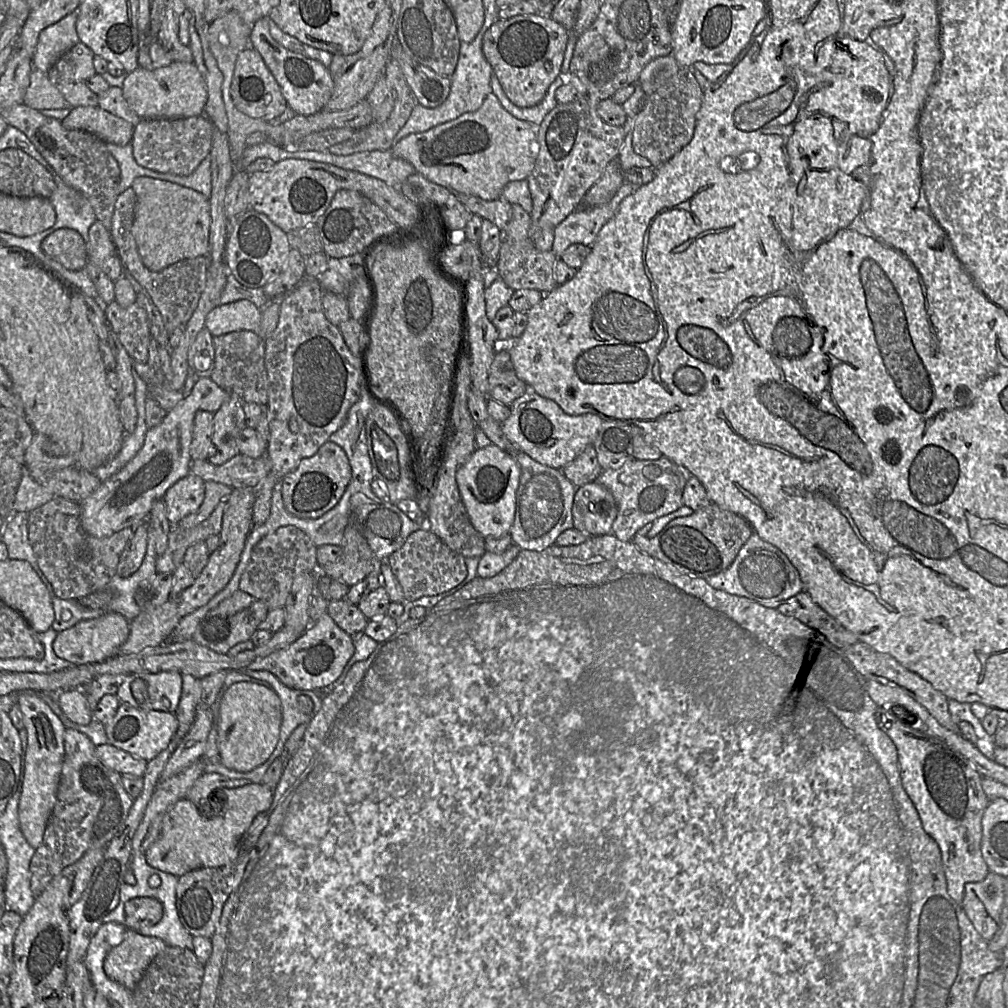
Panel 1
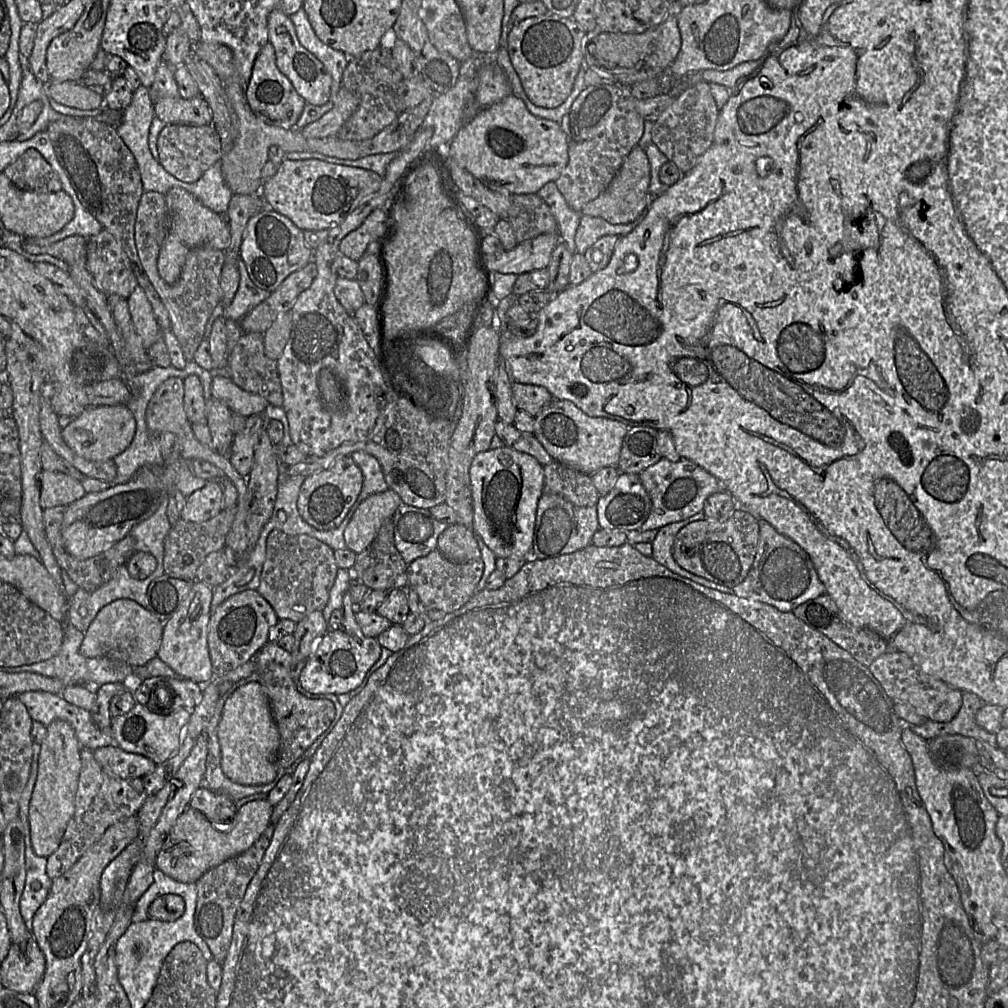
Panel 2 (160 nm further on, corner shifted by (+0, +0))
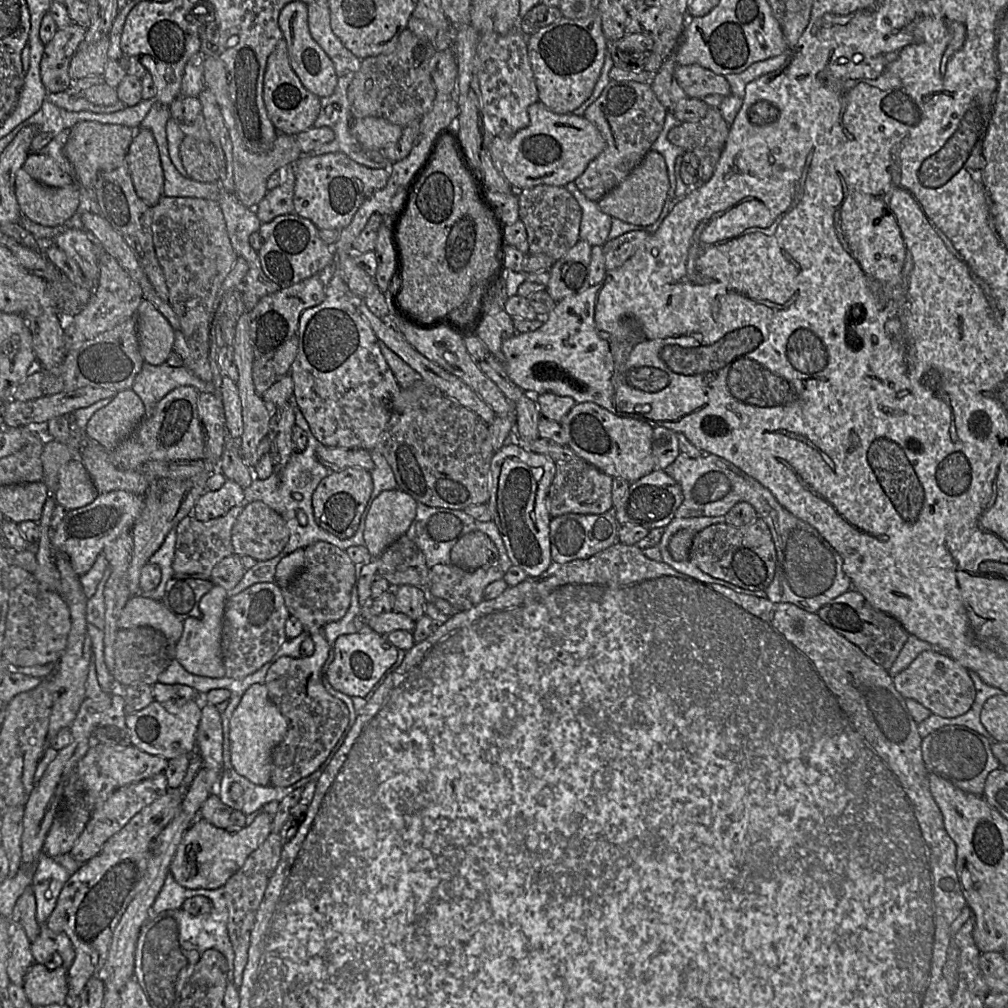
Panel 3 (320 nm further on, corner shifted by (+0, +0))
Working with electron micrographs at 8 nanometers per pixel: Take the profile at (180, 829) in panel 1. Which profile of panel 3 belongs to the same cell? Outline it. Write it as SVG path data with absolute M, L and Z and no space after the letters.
M260 811L252 822L238 831L227 831L218 828L205 819L197 817L184 832L171 861L169 872L183 887L189 889L218 889L225 885L228 879L245 863L248 856L255 851L272 832L272 815Z

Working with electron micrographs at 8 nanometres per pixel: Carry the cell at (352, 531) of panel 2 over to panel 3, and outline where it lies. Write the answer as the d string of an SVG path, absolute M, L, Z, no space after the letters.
M400 489L385 490L373 500L365 519L363 533L365 546L372 558L379 558L392 543L406 535L415 519L417 503L413 497Z

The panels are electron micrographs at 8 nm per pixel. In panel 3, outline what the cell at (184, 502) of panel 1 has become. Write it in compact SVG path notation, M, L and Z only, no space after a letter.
M227 479L224 485L215 491L206 491L196 502L192 515L200 521L208 521L221 517L235 506L245 503L245 489L231 479Z

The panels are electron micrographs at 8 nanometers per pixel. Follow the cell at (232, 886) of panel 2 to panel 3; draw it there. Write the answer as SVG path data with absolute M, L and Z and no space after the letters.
M271 832L266 840L248 856L243 866L223 886L228 909L228 936L235 953L233 969L230 969L229 972L229 983L234 984L237 988L242 981L248 961L251 932L256 914L264 898L269 879L279 864L284 844L285 842L279 833Z

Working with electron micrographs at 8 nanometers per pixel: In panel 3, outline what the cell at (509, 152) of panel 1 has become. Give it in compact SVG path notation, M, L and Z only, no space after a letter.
M541 102L530 105L528 115L530 122L526 128L510 138L495 136L490 145L496 168L517 191L542 184L564 187L574 182L605 149L601 133L583 115L556 114Z

